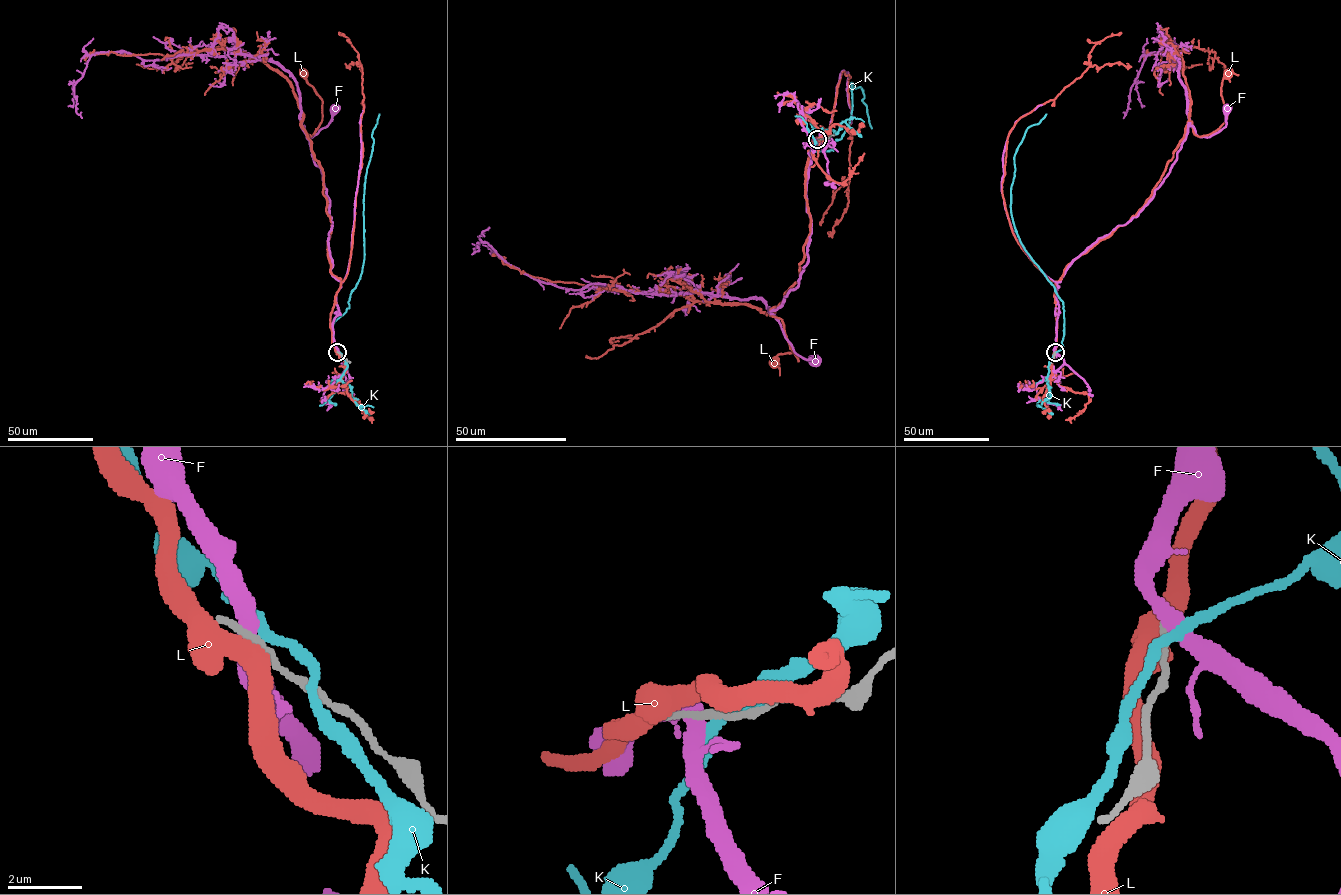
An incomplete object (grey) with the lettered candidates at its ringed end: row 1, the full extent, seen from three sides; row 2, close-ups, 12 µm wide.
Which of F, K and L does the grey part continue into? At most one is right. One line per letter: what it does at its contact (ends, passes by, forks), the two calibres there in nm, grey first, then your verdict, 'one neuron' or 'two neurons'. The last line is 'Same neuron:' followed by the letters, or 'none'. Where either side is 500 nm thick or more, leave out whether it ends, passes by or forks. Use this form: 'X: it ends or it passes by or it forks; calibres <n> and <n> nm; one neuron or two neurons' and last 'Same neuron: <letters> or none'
F: it passes by; calibres 240 and 440 nm; two neurons
K: it passes by; calibres 180 and 260 nm; two neurons
L: calibres 160 and 600 nm; two neurons
Same neuron: none

